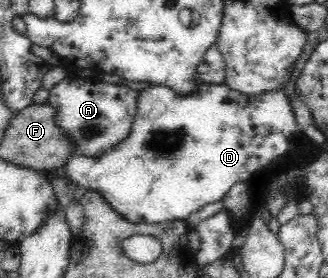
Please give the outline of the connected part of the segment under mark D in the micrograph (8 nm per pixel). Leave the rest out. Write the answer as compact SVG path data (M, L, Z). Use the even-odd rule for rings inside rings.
M198 82L196 89L192 89L190 93L176 93L170 87L153 85L139 92L138 99L136 117L132 123L131 131L122 141L118 141L116 145L112 145L110 149L106 149L106 153L102 153L98 157L74 155L61 169L62 175L68 176L76 185L82 186L85 190L98 192L116 213L123 216L126 221L135 224L161 224L165 221L185 220L204 205L222 200L235 183L246 181L246 179L251 179L256 175L258 175L258 179L264 175L268 177L270 172L277 169L278 161L284 154L287 154L290 144L300 129L295 121L293 108L288 102L288 97L282 92L282 87L266 93L245 96L240 92L231 90L224 84Z

